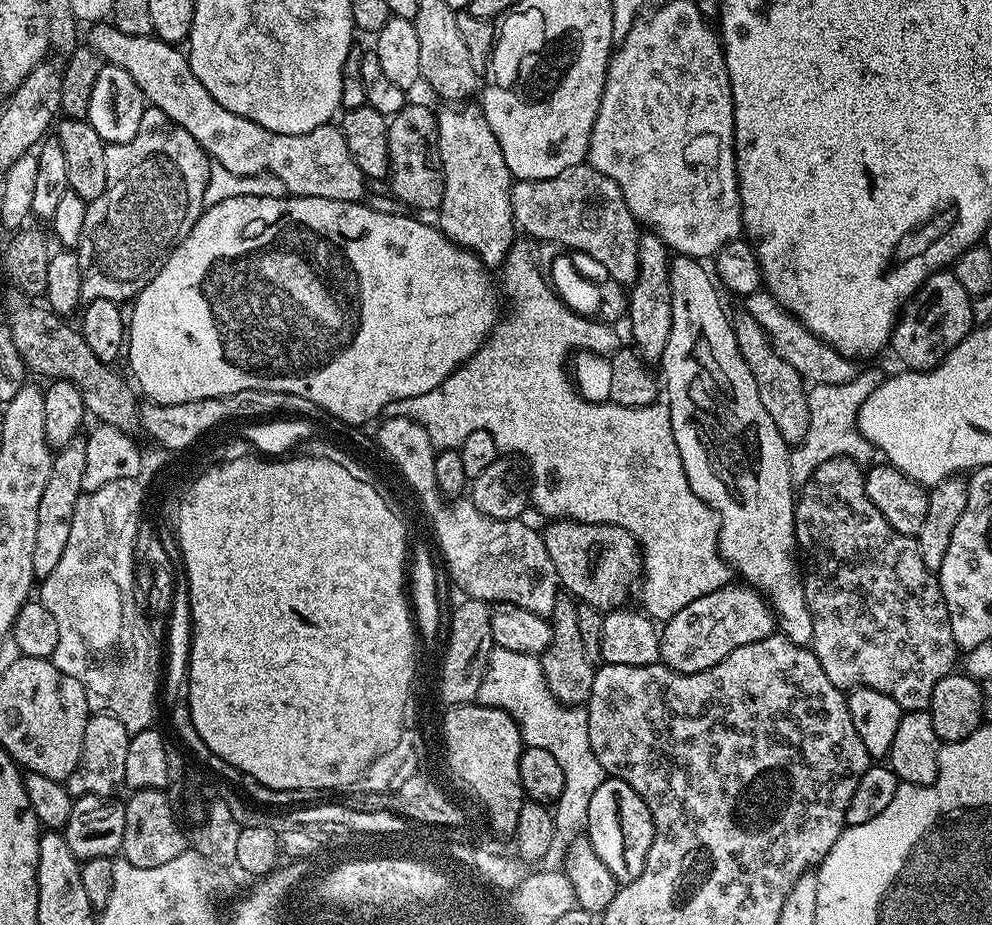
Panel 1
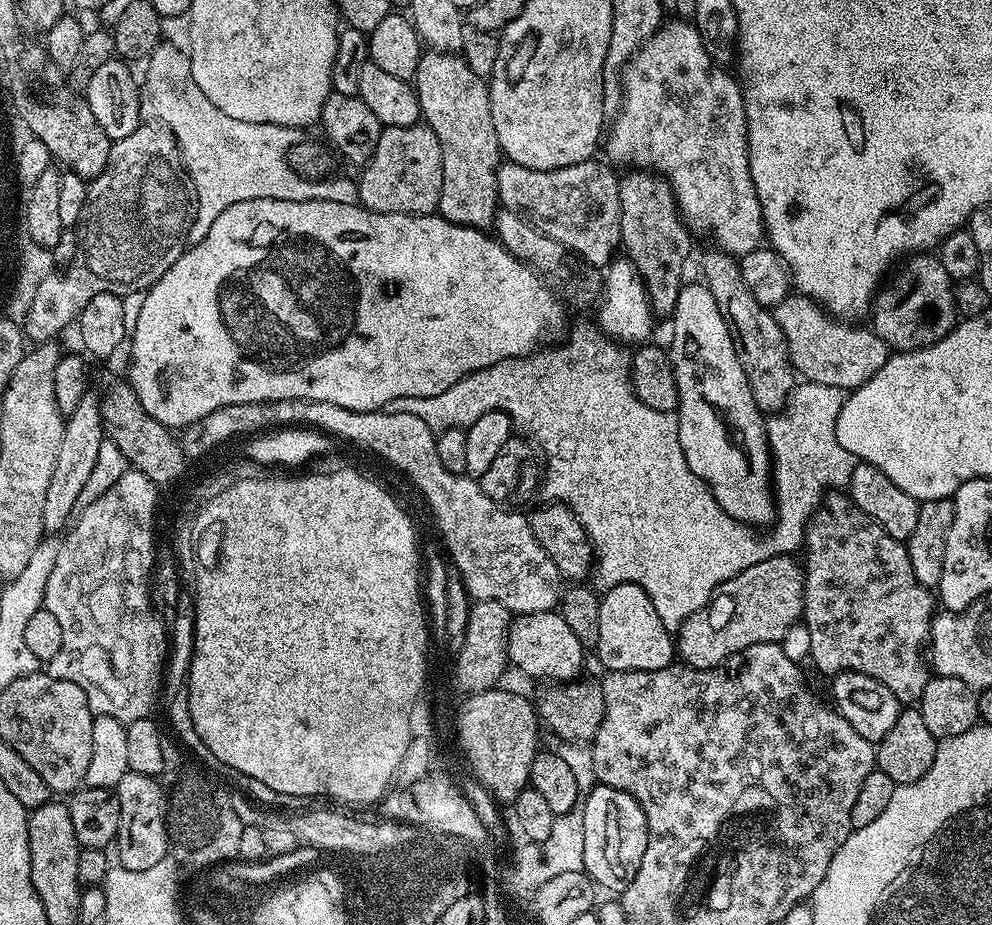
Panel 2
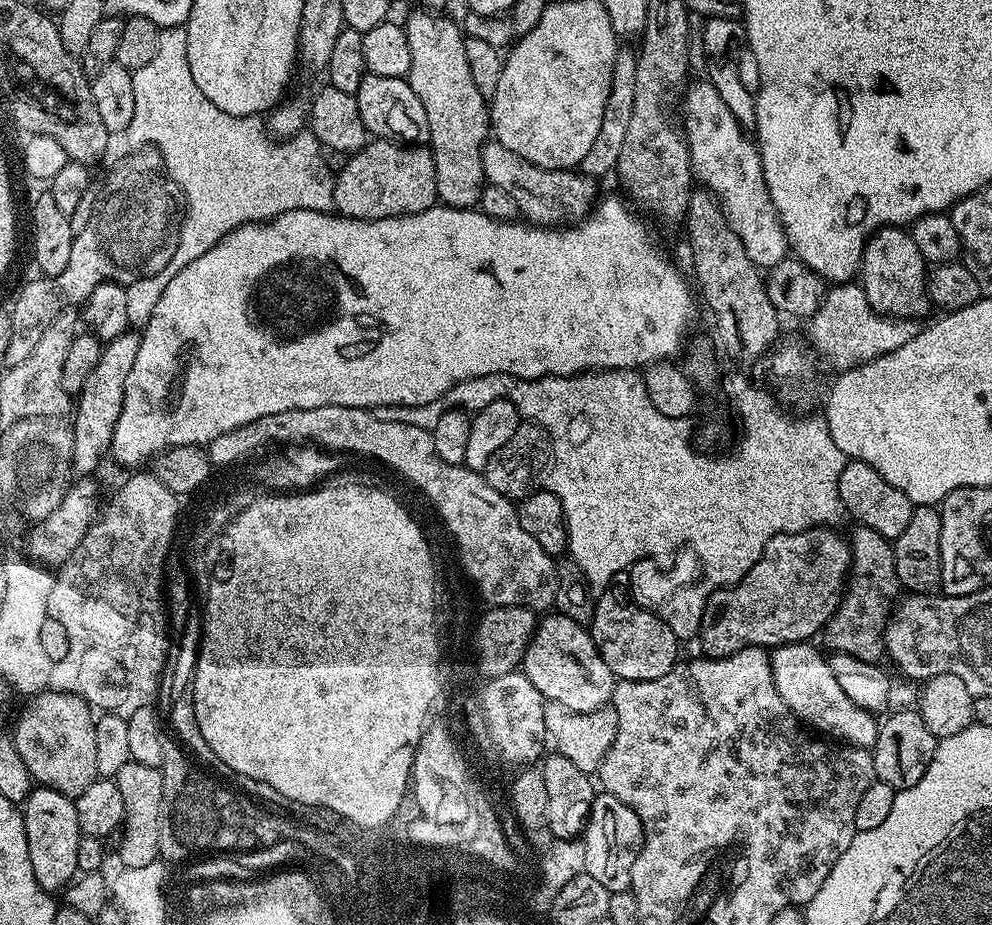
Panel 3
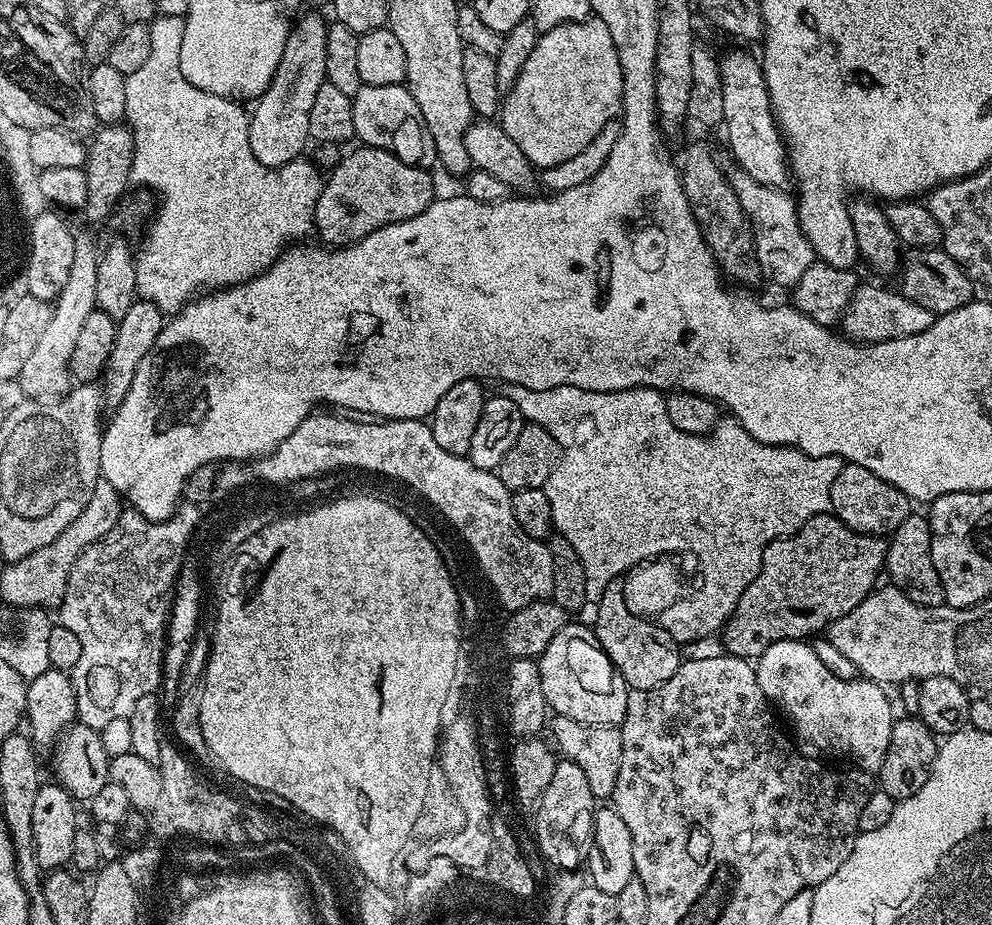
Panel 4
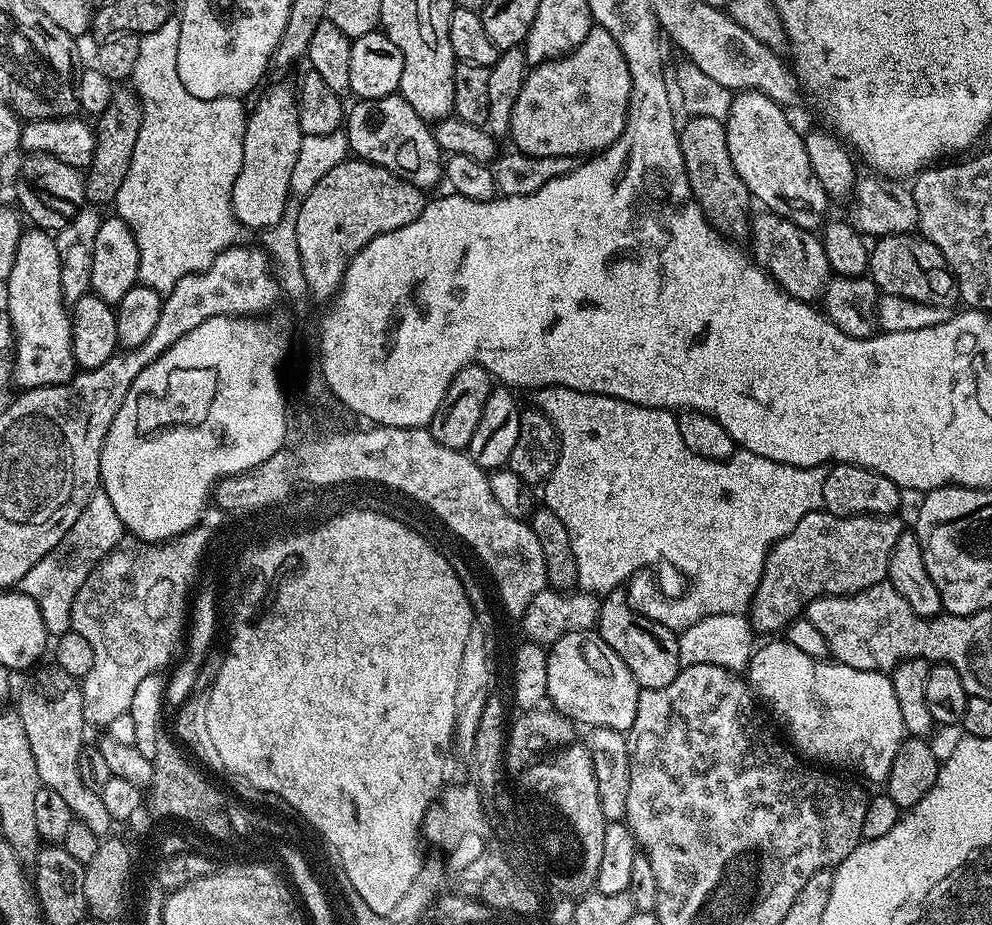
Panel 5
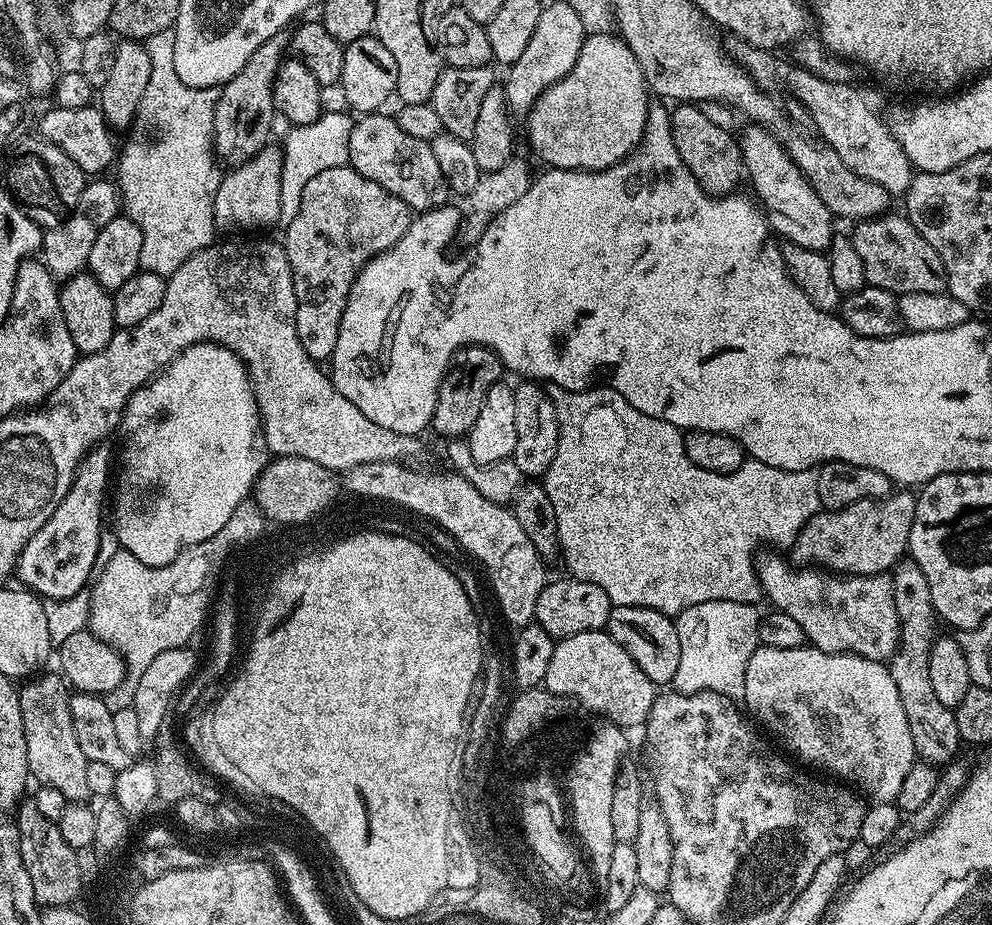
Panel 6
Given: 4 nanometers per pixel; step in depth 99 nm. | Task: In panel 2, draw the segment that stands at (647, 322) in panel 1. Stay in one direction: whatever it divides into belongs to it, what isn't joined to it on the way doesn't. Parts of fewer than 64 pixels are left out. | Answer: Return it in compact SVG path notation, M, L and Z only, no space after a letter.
M628 170L625 176L619 177L620 189L618 190L618 202L620 203L620 243L627 259L632 261L636 272L644 281L644 289L648 295L648 305L652 308L653 317L671 317L676 308L678 294L686 283L684 267L688 264L688 255L692 252L693 233L689 232L687 224L680 216L680 207L663 176L651 170Z

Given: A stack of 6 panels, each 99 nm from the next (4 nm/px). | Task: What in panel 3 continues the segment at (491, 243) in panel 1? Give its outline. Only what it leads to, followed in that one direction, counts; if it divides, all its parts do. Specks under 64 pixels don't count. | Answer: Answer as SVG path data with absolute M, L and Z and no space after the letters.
M432 10L415 11L409 14L408 20L403 21L406 42L410 42L410 70L406 79L414 94L418 94L422 110L426 110L426 122L430 126L428 144L436 171L436 194L441 205L475 209L480 203L481 189L486 184L482 170L482 150L490 136L490 104L474 86L474 78L470 78L461 25Z

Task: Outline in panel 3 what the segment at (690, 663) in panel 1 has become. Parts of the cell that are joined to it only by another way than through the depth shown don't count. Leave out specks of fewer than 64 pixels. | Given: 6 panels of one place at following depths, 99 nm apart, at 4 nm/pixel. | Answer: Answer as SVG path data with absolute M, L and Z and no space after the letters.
M821 526L819 528L808 528L805 532L795 532L794 534L778 534L766 542L762 558L754 562L751 570L740 579L737 584L725 587L723 590L713 591L708 597L708 605L704 607L704 617L700 620L700 635L698 644L704 647L703 655L708 658L718 656L729 656L743 648L762 648L765 650L775 650L782 644L798 644L811 641L812 635L819 633L821 629L831 620L836 613L836 607L840 604L840 598L844 595L844 585L848 582L848 570L852 566L852 546L847 539L844 540L836 533L837 529L832 526Z

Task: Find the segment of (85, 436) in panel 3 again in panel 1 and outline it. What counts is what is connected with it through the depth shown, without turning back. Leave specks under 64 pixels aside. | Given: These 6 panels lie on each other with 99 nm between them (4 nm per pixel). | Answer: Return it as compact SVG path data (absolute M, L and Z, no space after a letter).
M83 439L71 440L52 457L50 478L46 490L42 490L42 502L38 502L38 527L34 534L34 574L37 578L49 576L62 559L66 542L70 539L70 522L74 518L74 506L83 493L82 474L86 473L86 446Z

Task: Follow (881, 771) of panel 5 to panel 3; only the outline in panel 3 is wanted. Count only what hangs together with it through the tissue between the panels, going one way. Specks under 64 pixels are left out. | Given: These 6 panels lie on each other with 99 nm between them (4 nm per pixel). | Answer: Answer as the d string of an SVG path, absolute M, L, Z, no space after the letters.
M808 642L782 644L771 653L772 681L778 694L782 694L782 702L786 702L796 719L809 729L833 741L871 750L876 745L876 735L880 729L877 717L850 702L842 686L838 686L838 678L834 678L825 653L812 646Z

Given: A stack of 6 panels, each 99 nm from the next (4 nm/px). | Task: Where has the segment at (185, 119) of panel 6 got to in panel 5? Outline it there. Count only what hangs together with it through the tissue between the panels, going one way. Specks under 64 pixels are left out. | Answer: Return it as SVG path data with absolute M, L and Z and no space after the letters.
M173 18L162 22L158 30L150 30L140 37L138 46L138 62L134 62L134 70L131 79L136 80L134 91L142 102L142 130L138 130L138 142L134 145L134 158L130 158L130 170L126 170L126 178L122 186L118 186L118 194L114 201L115 215L120 216L130 226L134 238L138 242L138 258L140 259L140 279L139 283L145 284L147 288L152 288L158 293L167 294L171 292L173 286L186 274L194 274L202 271L222 250L233 247L241 239L242 225L236 219L235 212L232 209L231 192L234 190L235 179L238 178L242 170L243 158L243 134L247 128L248 116L246 108L244 110L243 99L234 96L223 96L222 98L194 98L186 86L182 86L182 78L178 78L178 34L180 33L180 21Z

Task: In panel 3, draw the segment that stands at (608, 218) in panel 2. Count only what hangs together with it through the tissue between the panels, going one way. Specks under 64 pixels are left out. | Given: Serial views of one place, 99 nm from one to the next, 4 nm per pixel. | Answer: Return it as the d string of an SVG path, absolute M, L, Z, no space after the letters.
M494 138L489 139L482 150L482 170L489 185L514 198L519 215L527 223L542 228L571 226L589 215L598 200L597 181L593 177L585 176L579 170L534 166L526 162L526 158L518 158L514 150L506 150L506 146Z

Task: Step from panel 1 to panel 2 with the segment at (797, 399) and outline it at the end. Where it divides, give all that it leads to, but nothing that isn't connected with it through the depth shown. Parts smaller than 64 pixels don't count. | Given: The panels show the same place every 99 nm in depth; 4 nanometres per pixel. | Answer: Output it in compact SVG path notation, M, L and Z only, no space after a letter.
M711 251L704 256L702 283L708 287L710 294L714 294L718 310L722 310L722 318L726 318L738 362L742 362L742 370L754 394L754 402L760 407L761 413L778 412L787 404L792 389L798 383L798 373L792 367L786 346L786 334L782 326L774 322L771 311L763 308L758 298L754 298L750 286L746 286L739 259L729 252Z

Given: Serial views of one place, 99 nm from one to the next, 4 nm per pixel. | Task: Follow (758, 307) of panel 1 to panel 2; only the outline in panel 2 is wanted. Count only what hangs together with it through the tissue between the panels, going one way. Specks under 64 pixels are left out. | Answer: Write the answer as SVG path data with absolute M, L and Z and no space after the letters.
M789 294L778 306L771 309L774 322L786 334L790 362L797 373L809 384L851 390L860 388L882 366L886 366L890 349L871 327L859 328L859 323L841 320L826 311L821 304L803 294Z

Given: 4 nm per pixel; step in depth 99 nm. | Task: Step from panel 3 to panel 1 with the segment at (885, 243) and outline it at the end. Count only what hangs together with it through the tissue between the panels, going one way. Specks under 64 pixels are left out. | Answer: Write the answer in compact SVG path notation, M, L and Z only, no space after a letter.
M941 270L926 278L915 296L904 305L890 341L890 352L901 360L908 370L927 370L936 367L948 357L950 350L961 344L973 331L971 304L966 286L958 282L955 271Z

